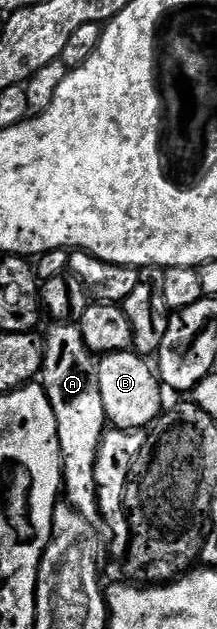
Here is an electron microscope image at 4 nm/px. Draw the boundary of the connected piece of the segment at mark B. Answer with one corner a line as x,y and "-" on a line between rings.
134,351
105,353
98,358
99,374
97,383
101,387
101,403
105,403
108,422
117,429
146,430
158,422
164,412
163,393
159,374
146,356

